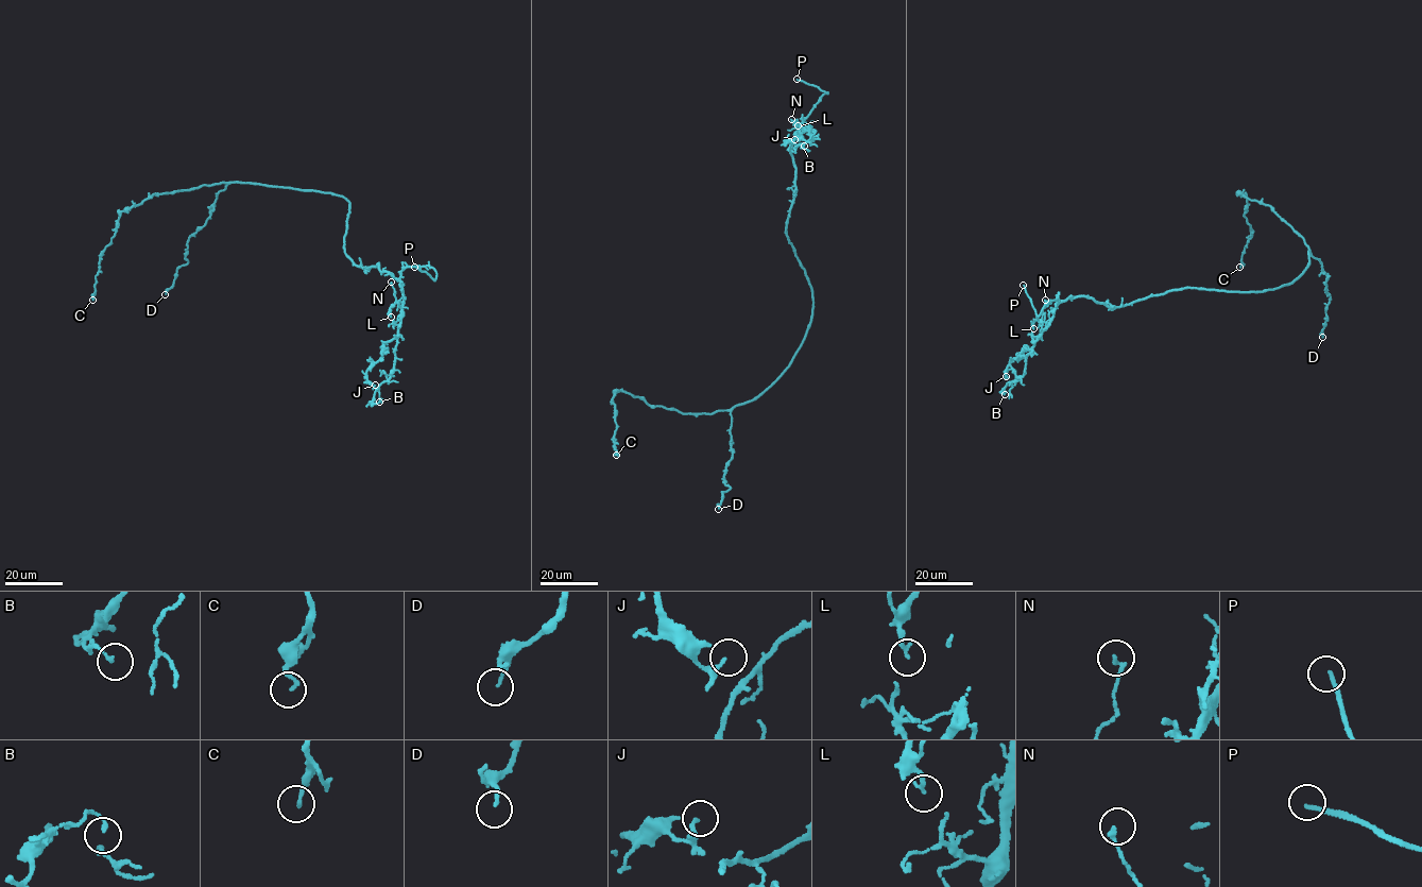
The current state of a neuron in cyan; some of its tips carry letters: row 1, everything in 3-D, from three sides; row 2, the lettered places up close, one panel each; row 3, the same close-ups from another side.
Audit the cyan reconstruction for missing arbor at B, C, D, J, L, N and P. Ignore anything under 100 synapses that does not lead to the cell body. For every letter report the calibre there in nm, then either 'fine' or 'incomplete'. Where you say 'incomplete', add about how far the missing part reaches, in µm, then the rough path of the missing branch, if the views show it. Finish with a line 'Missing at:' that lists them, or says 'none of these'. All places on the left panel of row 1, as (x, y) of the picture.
B: 90 nm | fine
C: 140 nm | fine
D: 90 nm | fine
J: 130 nm | fine
L: 110 nm | fine
N: 140 nm | fine
P: 170 nm | incomplete | 15 µm | (414, 267), (406, 263), (397, 249)
Missing at: P

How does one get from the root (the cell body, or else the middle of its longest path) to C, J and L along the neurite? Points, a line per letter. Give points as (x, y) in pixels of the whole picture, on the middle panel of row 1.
C: (811, 316), (802, 343), (778, 377), (753, 399), (729, 409), (682, 414), (616, 391), (612, 399), (616, 455)
J: (811, 316), (811, 287), (786, 229), (795, 188), (791, 145), (798, 129), (810, 128), (784, 140), (794, 139)
L: (811, 316), (811, 287), (786, 229), (795, 188), (791, 145), (798, 129), (810, 126), (794, 123), (798, 125)

